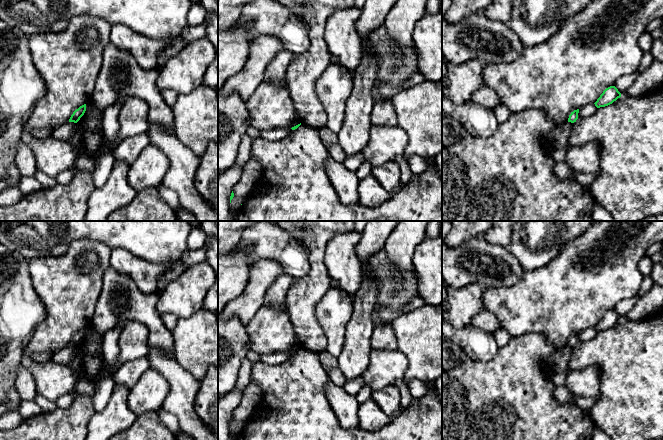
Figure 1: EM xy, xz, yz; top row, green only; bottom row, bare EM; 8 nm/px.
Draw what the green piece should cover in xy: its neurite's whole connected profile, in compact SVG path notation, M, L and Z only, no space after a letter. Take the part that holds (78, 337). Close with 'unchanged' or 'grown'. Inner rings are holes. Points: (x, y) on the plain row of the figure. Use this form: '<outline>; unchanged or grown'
M86 328L80 330L73 336L73 338L69 343L69 346L77 347L80 344L80 342L84 339L85 335L86 335Z; unchanged

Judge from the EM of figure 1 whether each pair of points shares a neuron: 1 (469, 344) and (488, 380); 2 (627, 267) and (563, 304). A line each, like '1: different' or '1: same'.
1: different
2: same

